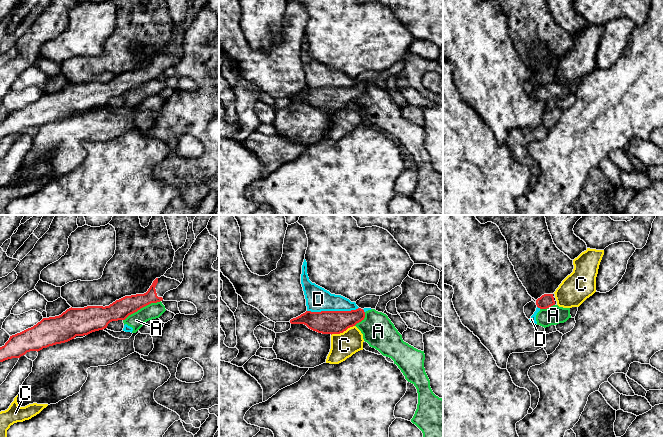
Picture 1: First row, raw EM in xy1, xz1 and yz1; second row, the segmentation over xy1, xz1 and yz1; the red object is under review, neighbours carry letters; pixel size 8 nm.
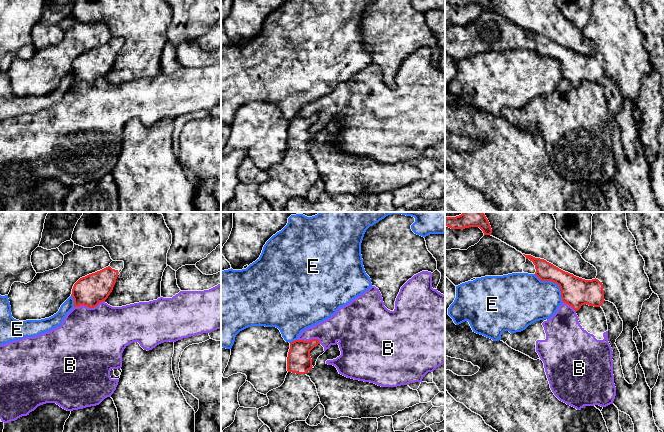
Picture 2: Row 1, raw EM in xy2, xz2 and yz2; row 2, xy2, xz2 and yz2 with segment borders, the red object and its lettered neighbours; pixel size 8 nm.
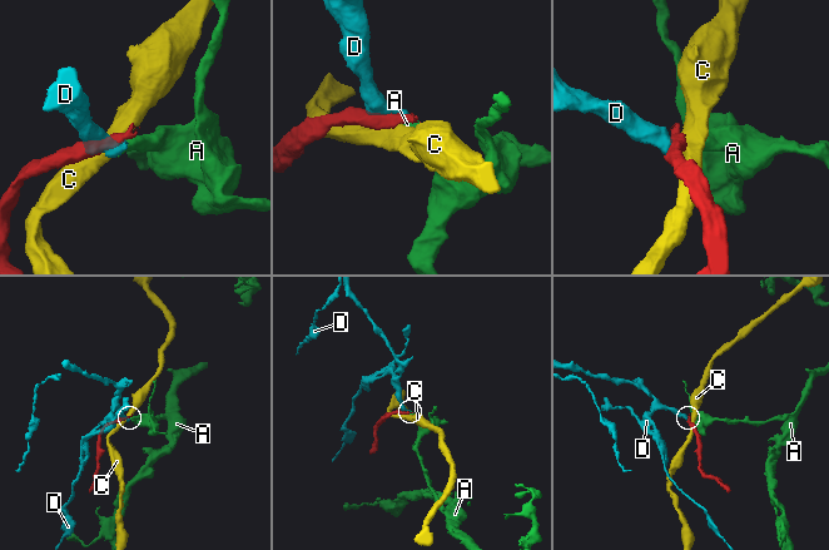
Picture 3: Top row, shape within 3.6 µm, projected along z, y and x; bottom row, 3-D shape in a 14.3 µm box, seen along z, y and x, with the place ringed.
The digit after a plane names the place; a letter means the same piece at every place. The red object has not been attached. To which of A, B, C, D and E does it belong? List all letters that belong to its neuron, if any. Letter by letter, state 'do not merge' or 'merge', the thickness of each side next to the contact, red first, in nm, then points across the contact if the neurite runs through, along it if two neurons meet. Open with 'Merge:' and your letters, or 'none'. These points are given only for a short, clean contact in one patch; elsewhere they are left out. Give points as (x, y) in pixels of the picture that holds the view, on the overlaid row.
Merge: none
A: do not merge; 160 nm thick on the red side, 130 nm on the other; border along xy1 (160, 300), (141, 307), (123, 320)
B: do not merge; 240 nm thick on the red side, 500 nm on the other; border along xy2 (104, 300), (93, 307), (83, 305), (74, 307)
C: do not merge; 190 nm thick on the red side, 200 nm on the other; border along xz1 (354, 325), (342, 332), (331, 335)
D: do not merge; 190 nm thick on the red side, 200 nm on the other; border along xz1 (358, 307), (352, 310), (307, 311)
E: do not merge; 240 nm thick on the red side, 360 nm on the other

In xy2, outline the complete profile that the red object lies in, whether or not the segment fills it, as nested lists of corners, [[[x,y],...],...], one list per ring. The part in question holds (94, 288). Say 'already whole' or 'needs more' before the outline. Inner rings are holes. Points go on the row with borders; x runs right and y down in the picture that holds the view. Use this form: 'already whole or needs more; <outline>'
needs more; [[[112,261],[108,267],[80,278],[72,289],[74,307],[84,305],[94,308],[105,301],[123,268],[123,261]]]

